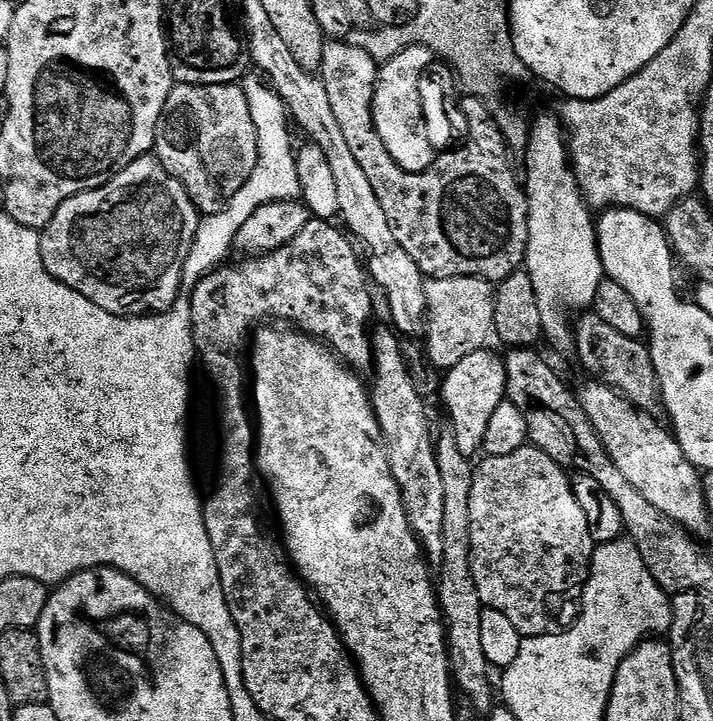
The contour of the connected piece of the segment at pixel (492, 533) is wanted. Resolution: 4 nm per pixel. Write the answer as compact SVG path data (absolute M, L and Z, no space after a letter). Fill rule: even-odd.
M525 446L514 450L514 454L484 456L479 463L475 465L473 488L470 490L470 570L474 578L474 586L478 586L478 598L484 603L485 608L506 614L507 620L511 621L511 625L520 632L522 637L545 635L549 631L548 599L551 596L560 596L571 588L579 589L587 581L588 570L592 566L594 545L590 538L590 526L586 522L586 513L582 510L582 506L578 506L578 498L574 498L569 473L561 464L554 462L550 454L546 454L540 448Z

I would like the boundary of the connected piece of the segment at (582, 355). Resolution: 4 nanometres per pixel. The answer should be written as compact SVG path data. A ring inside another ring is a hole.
M588 310L580 321L574 324L574 345L580 364L588 372L600 372L599 379L615 392L621 392L634 406L651 416L659 417L662 412L660 387L650 358L650 350L643 339L626 338L626 334L618 334L608 323L602 322L596 313Z

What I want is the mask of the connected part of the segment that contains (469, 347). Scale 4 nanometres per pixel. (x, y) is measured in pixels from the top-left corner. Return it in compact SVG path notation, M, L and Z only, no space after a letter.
M455 276L454 278L432 278L424 285L426 292L426 333L428 352L426 358L437 370L458 366L466 354L474 354L492 340L495 291L483 276Z

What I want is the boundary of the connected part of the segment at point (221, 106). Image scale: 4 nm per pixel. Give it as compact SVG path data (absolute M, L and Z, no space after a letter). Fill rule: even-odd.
M239 83L219 84L218 86L176 84L170 94L170 98L166 98L166 106L158 118L154 155L156 159L159 160L160 165L162 165L174 179L182 182L182 186L190 194L190 198L194 202L197 212L204 216L212 216L215 212L222 211L234 198L234 194L238 194L238 190L242 190L242 186L248 181L250 174L254 174L254 166L258 162L258 134L254 130L254 118L250 118L250 102L246 102L246 94L244 93L243 87L241 87Z

